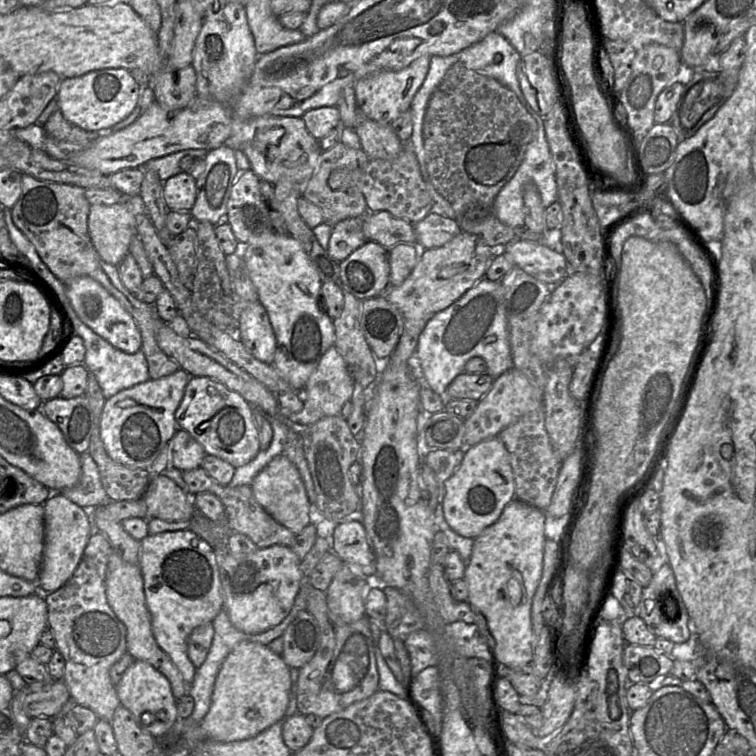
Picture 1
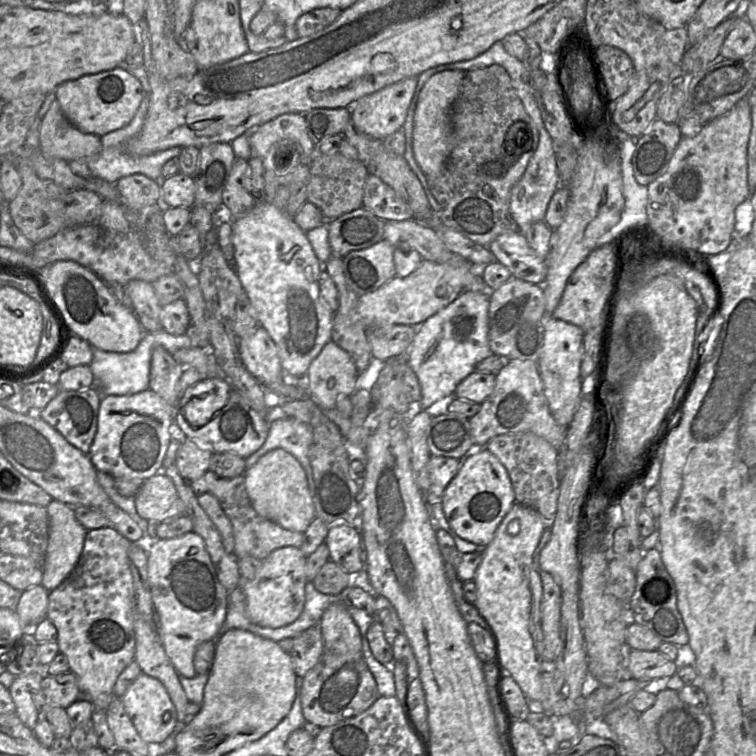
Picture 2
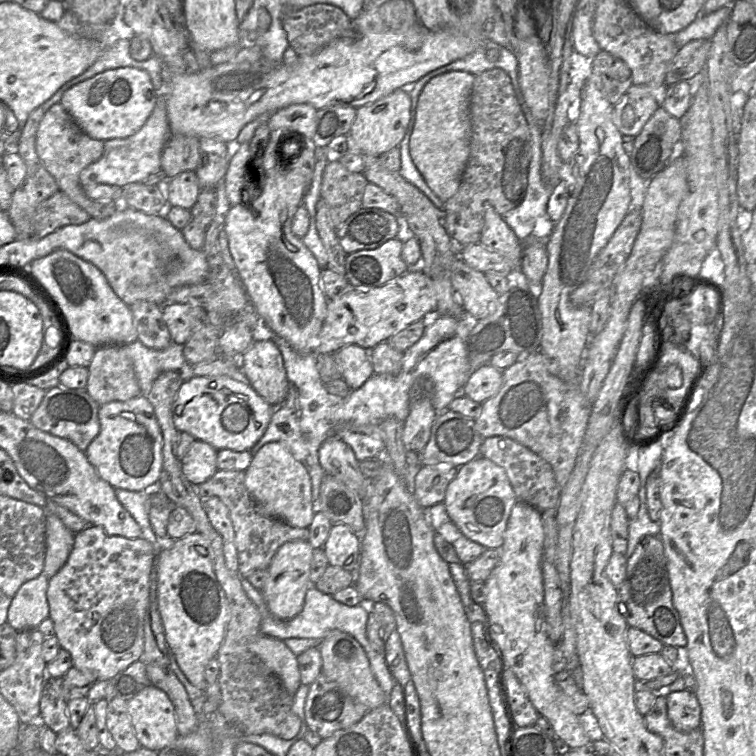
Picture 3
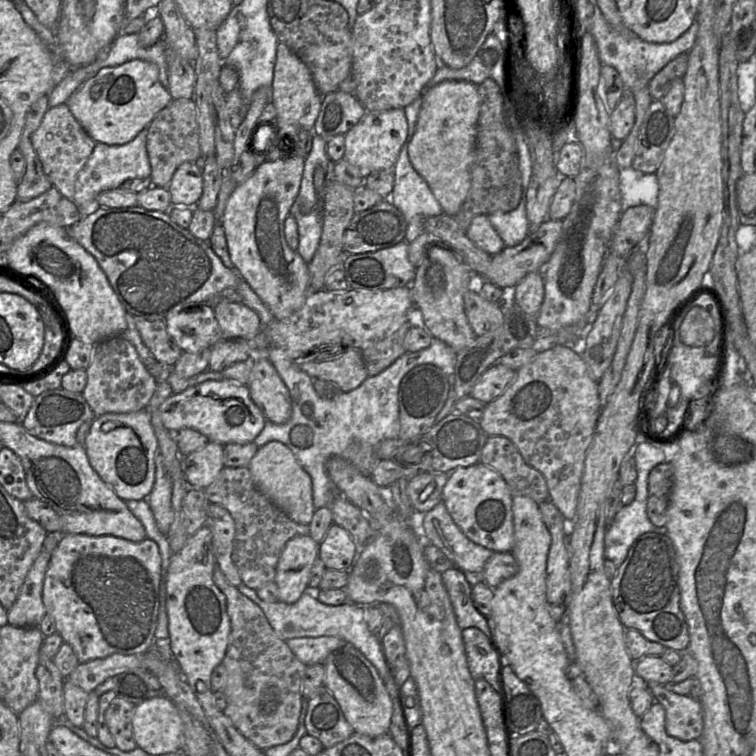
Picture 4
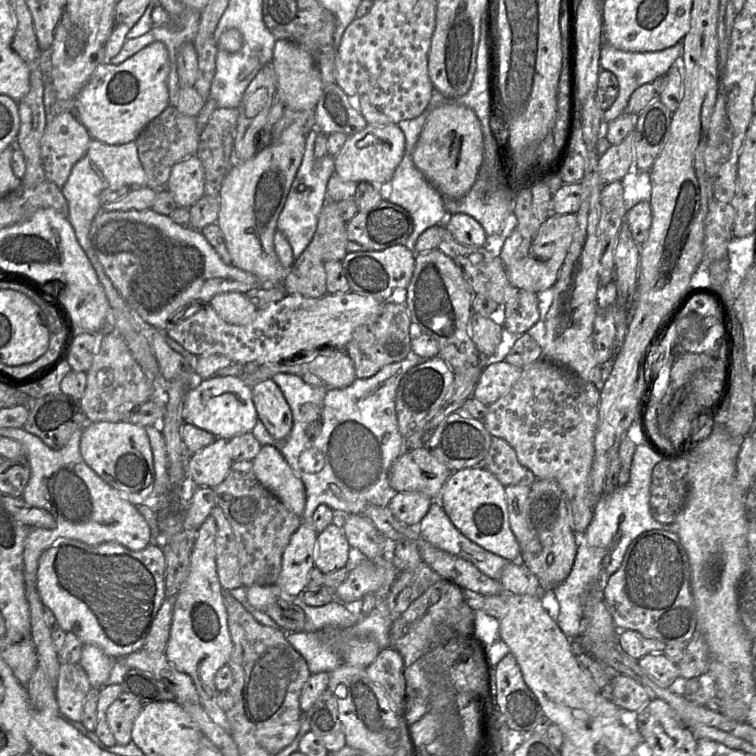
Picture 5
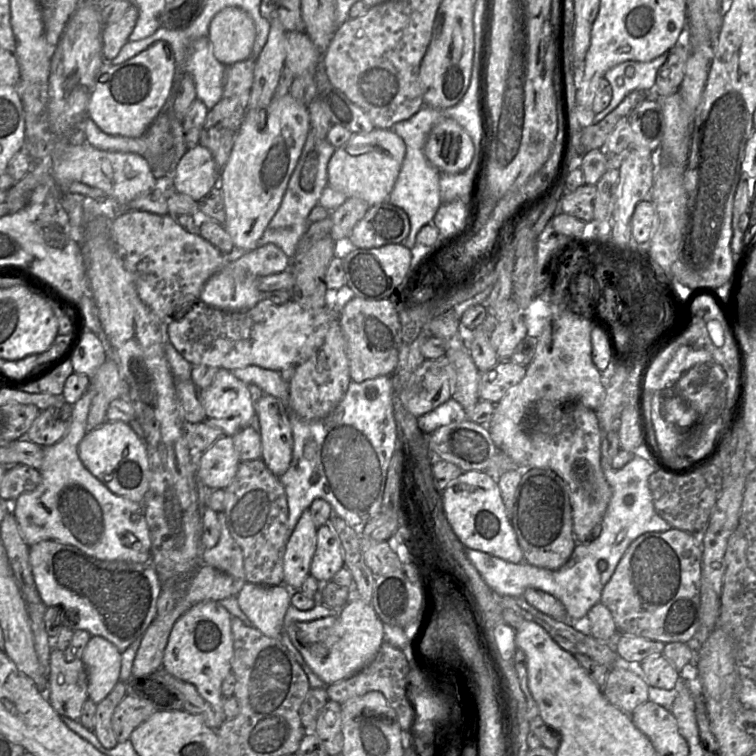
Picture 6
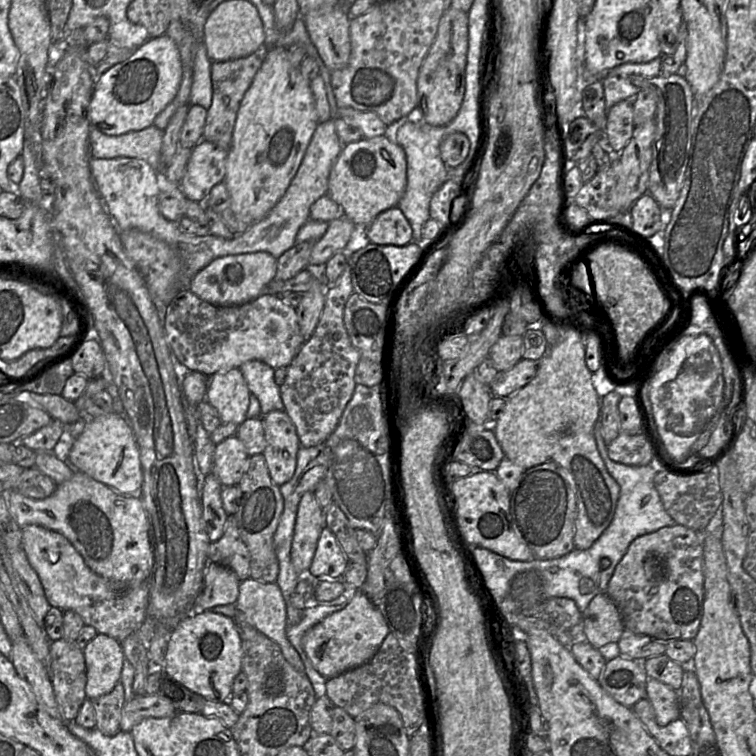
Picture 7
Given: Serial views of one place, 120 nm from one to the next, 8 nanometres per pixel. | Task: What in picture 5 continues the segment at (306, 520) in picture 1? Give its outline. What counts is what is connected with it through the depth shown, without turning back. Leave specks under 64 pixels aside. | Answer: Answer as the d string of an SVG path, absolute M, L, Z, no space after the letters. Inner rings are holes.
M264 445L252 463L260 483L301 517L306 504L305 486L281 452L273 445Z

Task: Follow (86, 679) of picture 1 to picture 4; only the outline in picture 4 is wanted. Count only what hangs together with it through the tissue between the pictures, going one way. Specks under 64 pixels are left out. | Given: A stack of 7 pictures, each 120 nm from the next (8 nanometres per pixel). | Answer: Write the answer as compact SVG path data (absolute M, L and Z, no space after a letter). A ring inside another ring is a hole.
M64 534L51 554L48 567L45 573L42 600L46 614L51 616L58 633L65 643L68 643L74 650L79 662L88 662L94 659L106 658L112 654L142 654L154 646L154 634L157 627L159 611L159 586L161 578L161 555L155 541L146 538L141 542L135 543L129 540L111 536L91 536L87 534Z

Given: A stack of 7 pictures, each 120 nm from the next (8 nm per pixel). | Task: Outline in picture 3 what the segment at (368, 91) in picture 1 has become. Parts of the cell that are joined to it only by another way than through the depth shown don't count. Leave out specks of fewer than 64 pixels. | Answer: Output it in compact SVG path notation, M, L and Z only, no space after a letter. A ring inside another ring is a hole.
M399 88L374 103L357 108L356 118L348 134L350 149L362 155L381 156L400 145L409 125L411 97L407 88Z

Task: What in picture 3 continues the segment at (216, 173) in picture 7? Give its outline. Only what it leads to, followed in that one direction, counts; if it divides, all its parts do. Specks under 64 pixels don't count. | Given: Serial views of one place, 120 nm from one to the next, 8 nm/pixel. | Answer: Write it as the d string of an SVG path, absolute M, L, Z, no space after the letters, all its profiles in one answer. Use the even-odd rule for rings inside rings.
M184 171L164 183L168 206L191 209L202 187L195 171Z

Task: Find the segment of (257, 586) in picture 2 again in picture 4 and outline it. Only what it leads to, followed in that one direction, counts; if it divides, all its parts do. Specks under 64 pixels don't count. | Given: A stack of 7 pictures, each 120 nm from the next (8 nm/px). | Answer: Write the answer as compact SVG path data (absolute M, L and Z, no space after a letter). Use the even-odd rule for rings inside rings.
M298 535L291 538L283 548L279 558L274 582L278 588L278 600L293 604L299 600L308 587L310 571L318 558L319 544L310 535Z

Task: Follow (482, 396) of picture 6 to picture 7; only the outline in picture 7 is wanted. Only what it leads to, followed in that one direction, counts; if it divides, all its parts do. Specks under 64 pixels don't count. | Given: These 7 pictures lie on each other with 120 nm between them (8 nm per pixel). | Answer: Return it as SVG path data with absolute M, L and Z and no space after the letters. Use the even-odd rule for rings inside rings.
M521 359L509 370L498 371L489 385L492 396L507 398L530 383L536 376L537 369L538 361Z

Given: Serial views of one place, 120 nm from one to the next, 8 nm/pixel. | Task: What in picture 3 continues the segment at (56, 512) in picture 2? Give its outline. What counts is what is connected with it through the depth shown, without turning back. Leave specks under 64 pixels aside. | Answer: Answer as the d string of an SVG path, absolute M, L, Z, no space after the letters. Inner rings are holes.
M52 513L46 515L46 552L43 573L50 579L66 563L73 548L75 533Z

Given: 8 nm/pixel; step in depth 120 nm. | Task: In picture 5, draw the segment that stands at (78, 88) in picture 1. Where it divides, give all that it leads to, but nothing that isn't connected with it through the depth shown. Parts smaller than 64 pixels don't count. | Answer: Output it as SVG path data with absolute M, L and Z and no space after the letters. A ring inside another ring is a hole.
M155 41L120 64L103 62L98 65L87 84L74 101L75 114L89 131L92 139L109 145L135 141L142 130L169 105L169 53L164 43Z

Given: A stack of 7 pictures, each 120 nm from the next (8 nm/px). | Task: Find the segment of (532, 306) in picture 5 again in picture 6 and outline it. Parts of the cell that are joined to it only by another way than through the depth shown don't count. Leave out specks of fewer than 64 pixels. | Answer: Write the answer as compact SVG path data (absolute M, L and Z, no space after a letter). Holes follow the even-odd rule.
M522 319L499 323L490 336L493 346L500 360L510 360L517 345L527 336L527 328Z

